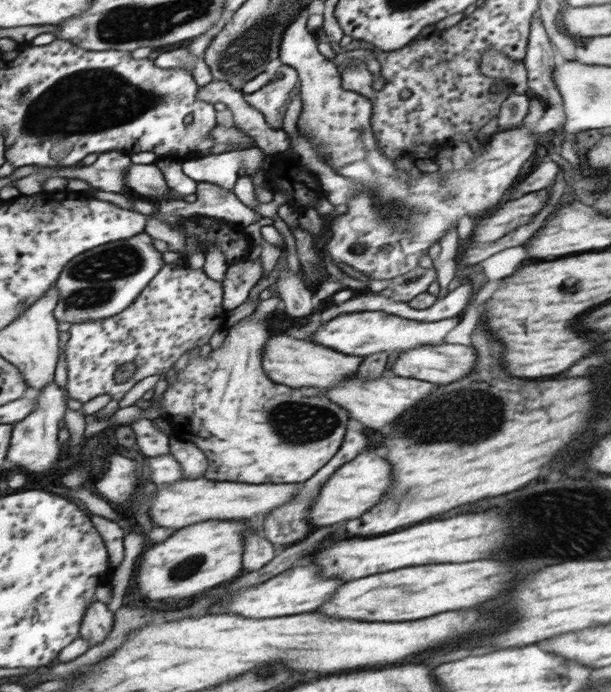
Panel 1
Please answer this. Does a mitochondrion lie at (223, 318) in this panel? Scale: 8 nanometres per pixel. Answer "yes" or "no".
no

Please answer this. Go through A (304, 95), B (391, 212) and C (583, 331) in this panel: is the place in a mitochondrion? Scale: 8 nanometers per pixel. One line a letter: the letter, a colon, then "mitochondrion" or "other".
A: other
B: mitochondrion
C: other

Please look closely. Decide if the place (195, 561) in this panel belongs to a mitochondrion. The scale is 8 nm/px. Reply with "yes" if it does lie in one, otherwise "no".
yes

